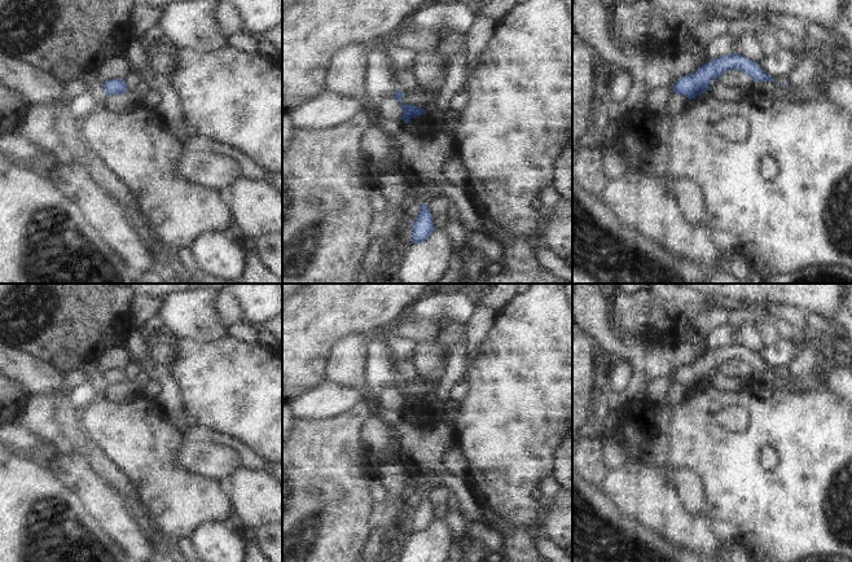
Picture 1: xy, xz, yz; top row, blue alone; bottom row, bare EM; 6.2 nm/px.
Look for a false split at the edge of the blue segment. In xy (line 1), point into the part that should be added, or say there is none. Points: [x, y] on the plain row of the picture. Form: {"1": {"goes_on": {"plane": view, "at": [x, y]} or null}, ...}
{"1": {"goes_on": null}}

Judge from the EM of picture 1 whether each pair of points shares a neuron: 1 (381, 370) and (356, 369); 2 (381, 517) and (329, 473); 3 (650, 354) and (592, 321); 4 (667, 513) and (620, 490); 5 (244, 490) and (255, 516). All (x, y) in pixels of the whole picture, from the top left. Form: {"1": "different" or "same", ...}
{"1": "different", "2": "different", "3": "same", "4": "same", "5": "same"}

